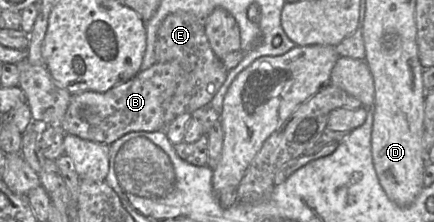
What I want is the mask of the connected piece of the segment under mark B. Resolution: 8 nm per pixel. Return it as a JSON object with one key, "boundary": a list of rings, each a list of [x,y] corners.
{"boundary":[[[156,62],[132,79],[106,92],[84,91],[72,95],[60,127],[66,135],[109,145],[129,132],[165,129],[165,102],[175,92],[184,72],[179,62]]]}

